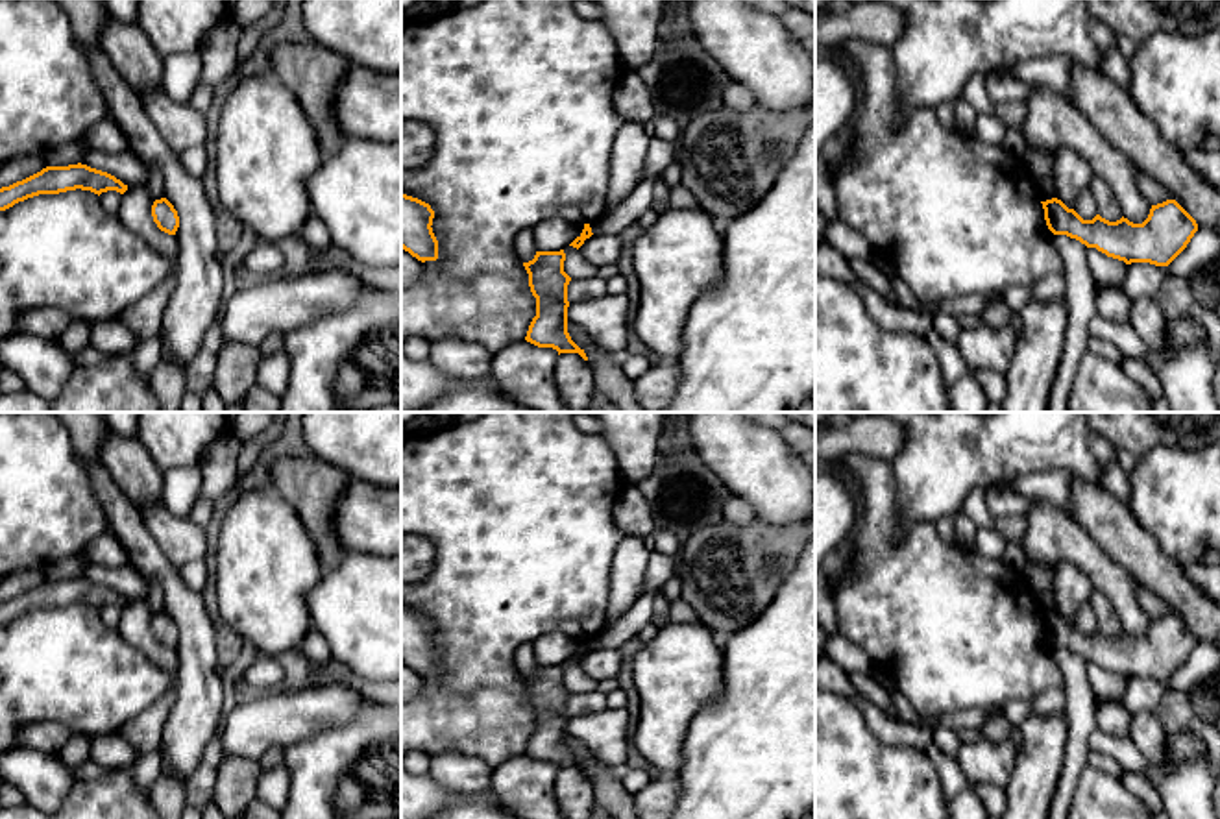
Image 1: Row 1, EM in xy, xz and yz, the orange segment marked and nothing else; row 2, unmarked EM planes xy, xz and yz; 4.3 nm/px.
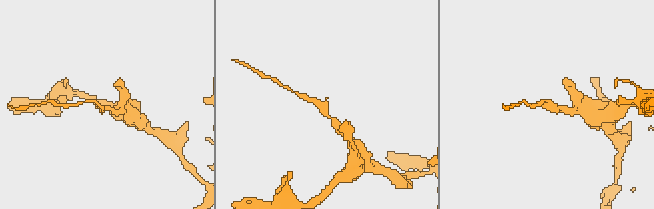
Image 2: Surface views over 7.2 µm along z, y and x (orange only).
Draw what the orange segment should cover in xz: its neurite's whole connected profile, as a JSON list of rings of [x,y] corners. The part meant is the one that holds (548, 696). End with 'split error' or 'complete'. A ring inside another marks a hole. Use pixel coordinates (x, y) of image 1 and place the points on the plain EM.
[[[536,666],[534,673],[523,677],[529,688],[529,701],[536,712],[536,730],[532,732],[525,754],[538,762],[553,762],[560,767],[579,767],[588,775],[567,747],[567,699],[571,691],[564,686],[566,667]]] | complete

